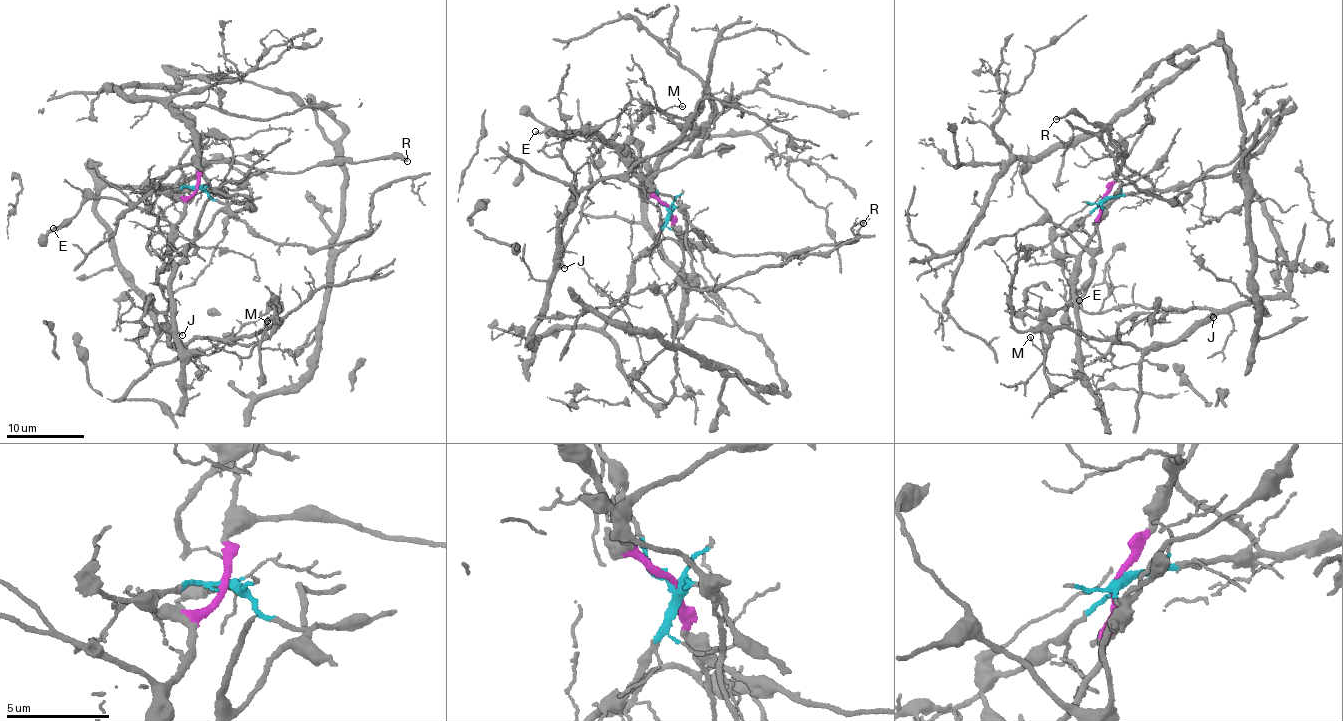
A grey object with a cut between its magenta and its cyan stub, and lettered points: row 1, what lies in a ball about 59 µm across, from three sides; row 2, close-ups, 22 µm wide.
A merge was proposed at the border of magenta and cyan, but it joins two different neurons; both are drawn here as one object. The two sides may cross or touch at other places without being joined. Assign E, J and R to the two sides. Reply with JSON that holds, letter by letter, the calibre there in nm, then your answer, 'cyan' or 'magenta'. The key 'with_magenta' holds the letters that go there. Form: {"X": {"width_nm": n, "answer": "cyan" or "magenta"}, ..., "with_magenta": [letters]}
{"E": {"width_nm": 180, "answer": "magenta"}, "J": {"width_nm": 140, "answer": "cyan"}, "R": {"width_nm": 180, "answer": "magenta"}, "with_magenta": ["E", "R"]}

